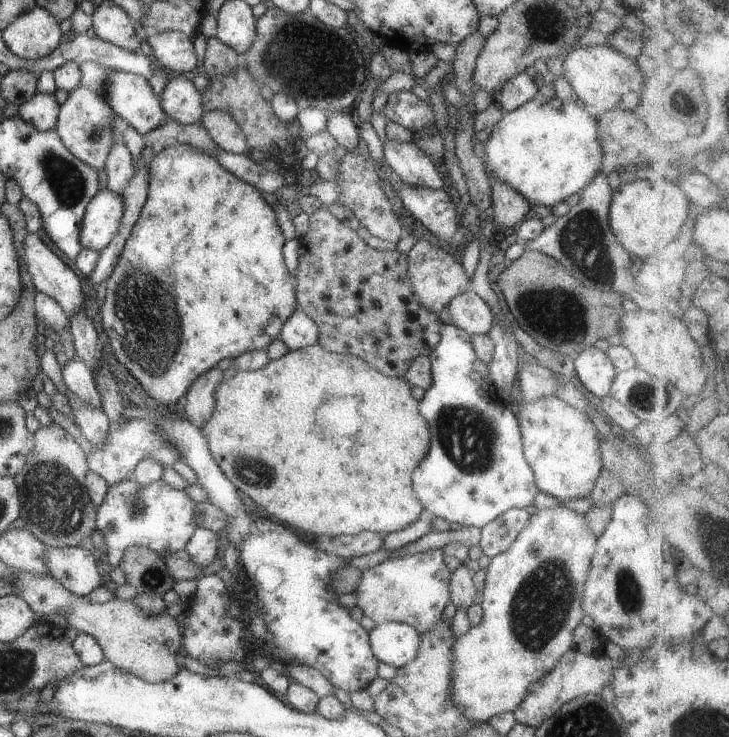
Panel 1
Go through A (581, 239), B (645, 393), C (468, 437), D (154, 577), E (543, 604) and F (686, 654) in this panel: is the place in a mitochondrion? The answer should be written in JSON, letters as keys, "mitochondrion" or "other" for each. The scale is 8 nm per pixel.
{"A":"mitochondrion","B":"mitochondrion","C":"mitochondrion","D":"mitochondrion","E":"mitochondrion","F":"other"}

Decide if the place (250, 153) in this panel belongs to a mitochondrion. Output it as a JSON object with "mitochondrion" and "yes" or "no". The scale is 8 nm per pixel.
{"mitochondrion":"no"}

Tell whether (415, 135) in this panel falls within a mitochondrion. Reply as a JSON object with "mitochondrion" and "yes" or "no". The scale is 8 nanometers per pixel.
{"mitochondrion":"no"}

